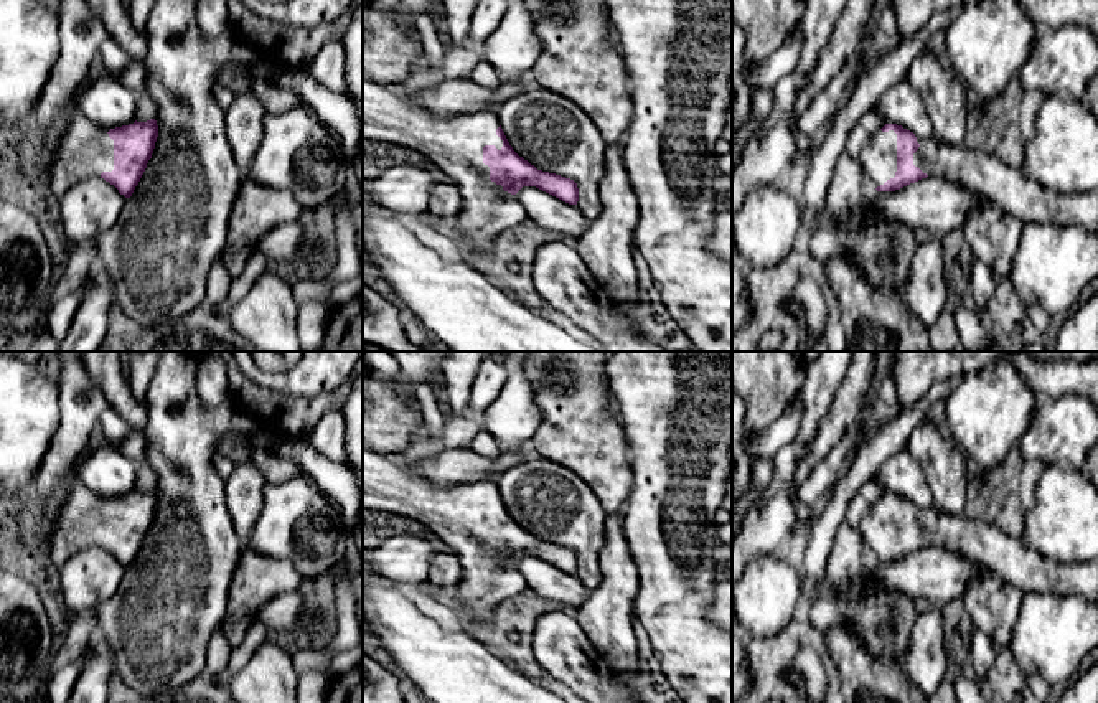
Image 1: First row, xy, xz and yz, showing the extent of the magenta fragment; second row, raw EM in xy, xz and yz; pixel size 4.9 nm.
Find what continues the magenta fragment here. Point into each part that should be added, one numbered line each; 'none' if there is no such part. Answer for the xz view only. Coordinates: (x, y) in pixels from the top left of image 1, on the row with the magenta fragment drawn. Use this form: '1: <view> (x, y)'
1: xz (386, 117)

